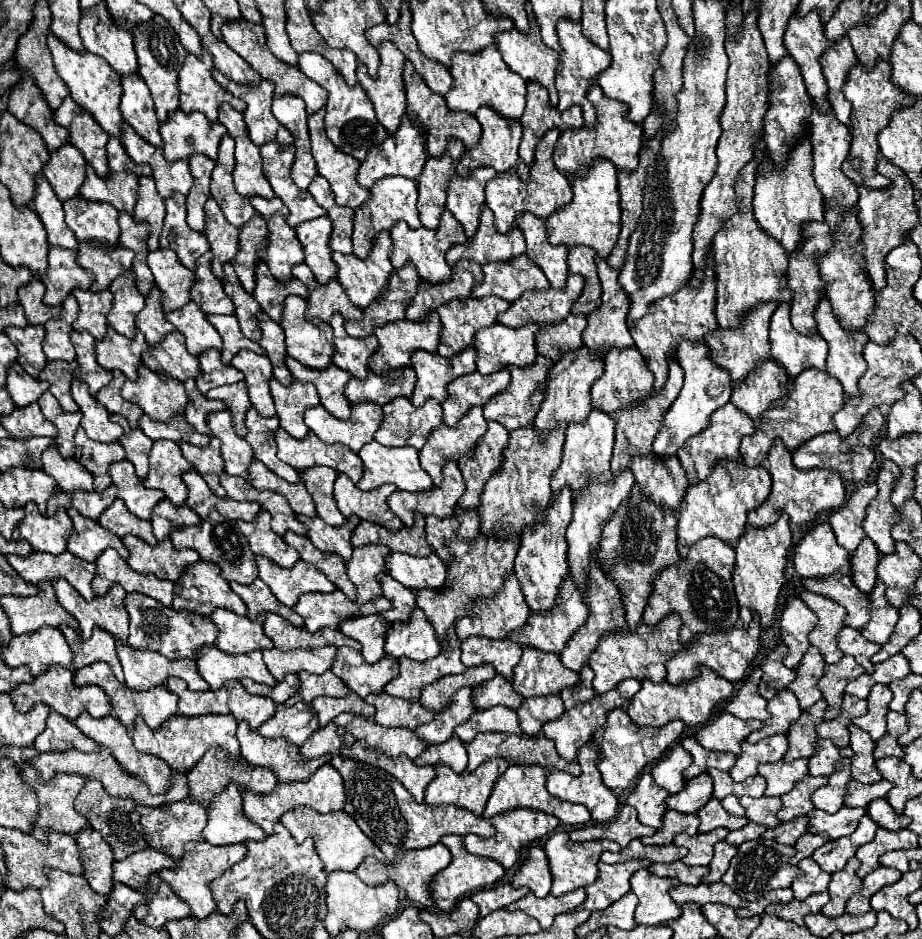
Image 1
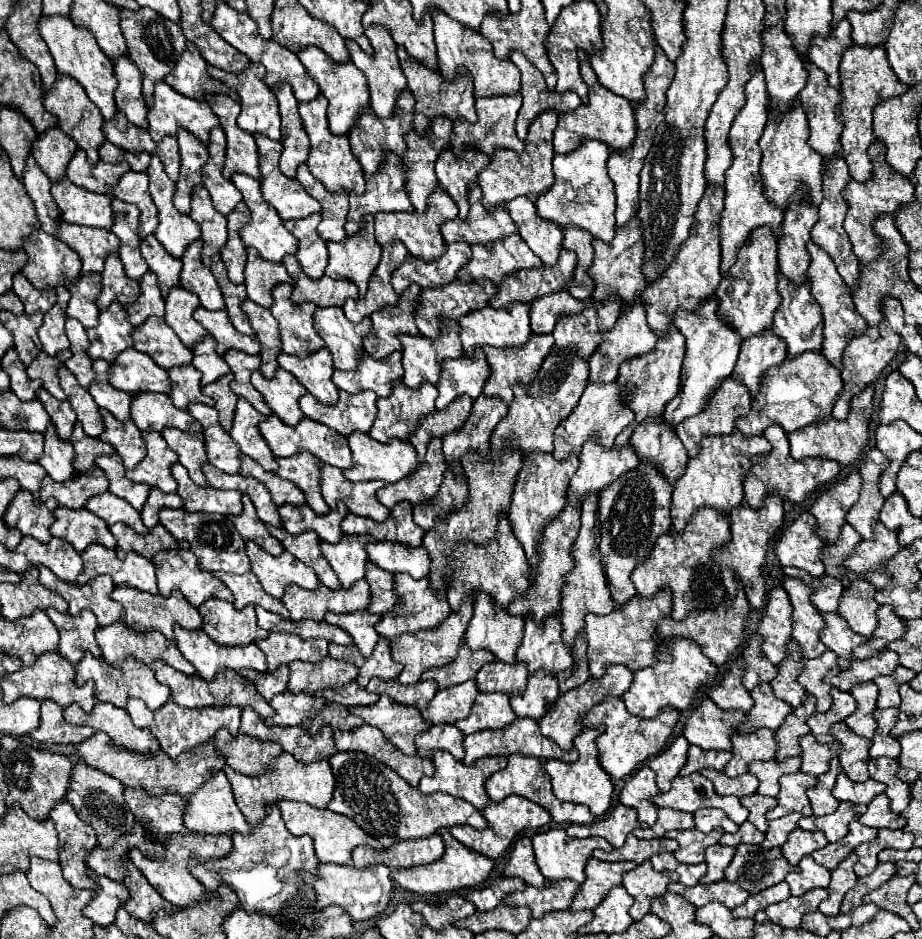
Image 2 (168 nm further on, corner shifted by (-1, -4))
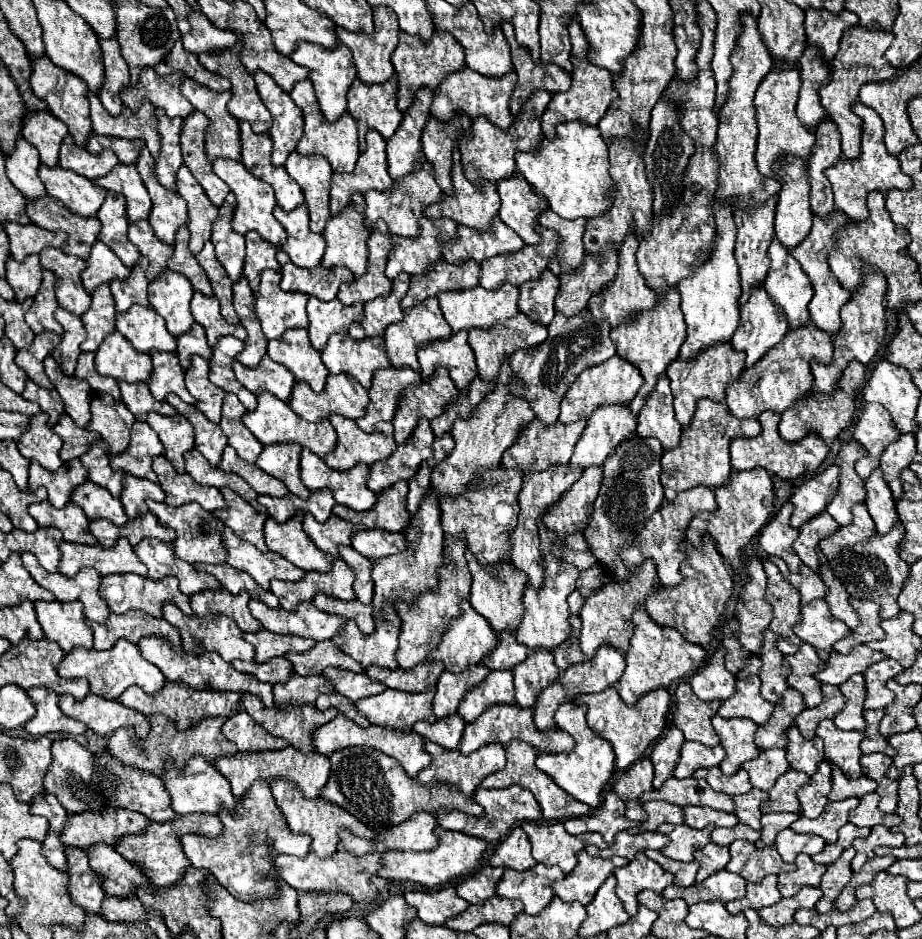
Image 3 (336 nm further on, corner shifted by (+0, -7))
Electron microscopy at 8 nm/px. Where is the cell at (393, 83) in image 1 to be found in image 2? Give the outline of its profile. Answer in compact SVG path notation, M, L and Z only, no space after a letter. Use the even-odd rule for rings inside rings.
M371 27L369 29L369 41L371 41L371 47L373 47L373 55L365 55L357 43L351 43L347 41L347 49L351 53L351 61L355 63L355 67L359 71L363 71L365 79L367 79L367 85L369 85L369 93L371 93L371 107L373 111L379 115L379 117L393 117L395 115L395 109L397 109L397 99L403 91L403 87L407 87L407 81L405 81L405 75L401 71L401 65L399 65L399 59L397 59L397 45L395 41L391 39L389 31L385 27Z

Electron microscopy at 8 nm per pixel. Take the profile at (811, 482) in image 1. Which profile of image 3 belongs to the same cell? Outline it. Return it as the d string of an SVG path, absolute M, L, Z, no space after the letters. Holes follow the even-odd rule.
M766 410L760 414L760 424L762 432L756 438L732 438L730 440L730 458L732 458L732 468L734 470L752 470L756 466L766 468L772 474L778 474L780 478L792 480L802 474L814 474L818 466L824 462L828 456L828 446L818 434L806 434L798 442L786 442L778 434L778 422L780 414L774 414L772 410Z

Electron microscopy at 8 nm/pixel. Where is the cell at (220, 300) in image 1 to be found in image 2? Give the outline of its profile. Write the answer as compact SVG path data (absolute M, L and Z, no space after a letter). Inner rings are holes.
M191 243L187 247L187 253L183 255L183 271L181 271L181 287L195 293L201 301L201 305L209 311L221 311L225 309L225 301L221 295L221 289L211 273L201 263L201 249L203 243Z

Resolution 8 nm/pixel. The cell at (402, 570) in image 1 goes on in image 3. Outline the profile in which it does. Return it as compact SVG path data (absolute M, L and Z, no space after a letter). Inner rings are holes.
M360 530L352 536L352 548L358 550L362 556L374 560L374 558L402 552L406 548L406 540L402 532Z

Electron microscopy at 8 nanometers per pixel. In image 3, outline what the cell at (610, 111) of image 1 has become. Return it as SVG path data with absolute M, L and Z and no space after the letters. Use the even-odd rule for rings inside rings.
M570 18L568 22L568 32L570 32L570 40L572 40L572 84L566 92L558 92L552 96L550 104L546 106L544 114L542 114L542 132L546 138L554 136L554 128L556 124L562 122L572 122L572 120L582 120L586 124L596 126L600 122L600 118L606 114L610 102L614 102L618 98L618 92L612 86L612 74L606 68L598 68L596 64L592 64L588 60L588 52L590 52L590 44L586 40L586 34L580 28L578 18Z

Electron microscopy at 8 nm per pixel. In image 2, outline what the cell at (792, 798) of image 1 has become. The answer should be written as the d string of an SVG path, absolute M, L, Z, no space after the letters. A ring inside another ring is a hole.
M795 773L795 775L785 775L781 781L781 791L777 795L779 805L771 811L767 811L767 819L779 819L785 817L793 811L799 811L801 815L811 815L811 805L807 799L807 789L817 785L817 777L815 775L807 775L807 773Z

